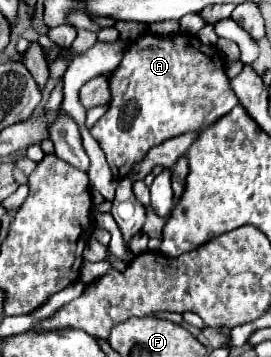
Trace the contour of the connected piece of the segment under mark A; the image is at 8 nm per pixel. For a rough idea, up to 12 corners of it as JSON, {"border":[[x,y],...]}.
{"border":[[140,37],[90,129],[116,181],[238,105],[220,53]]}

